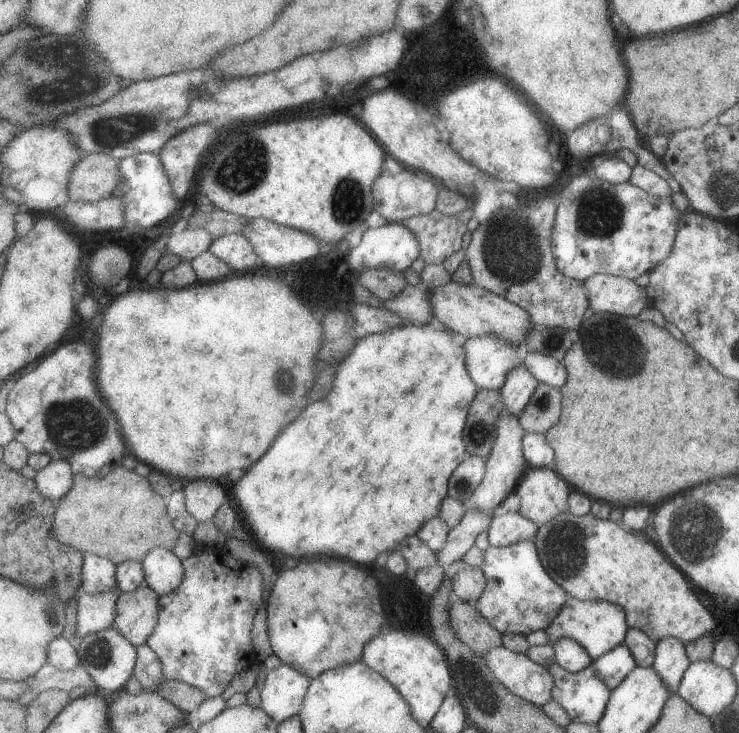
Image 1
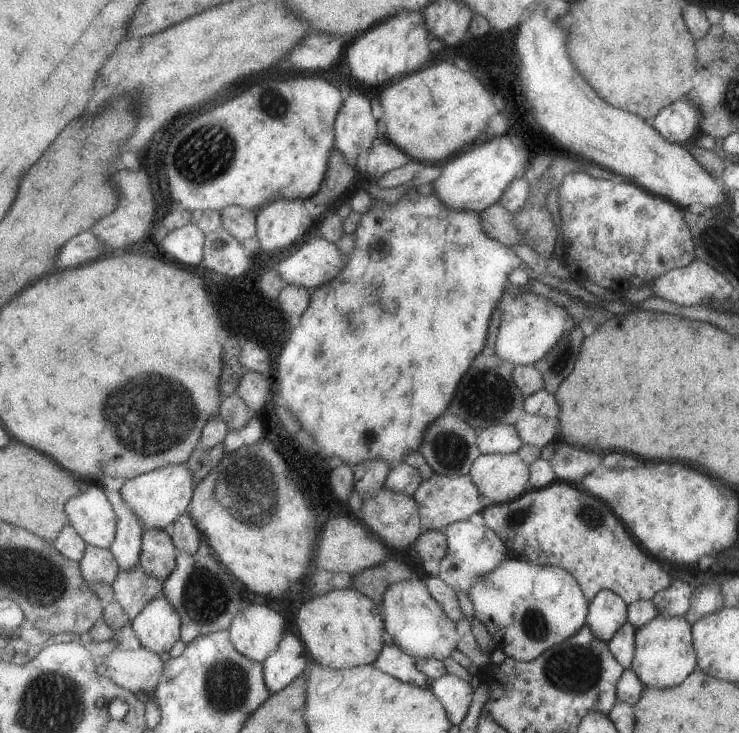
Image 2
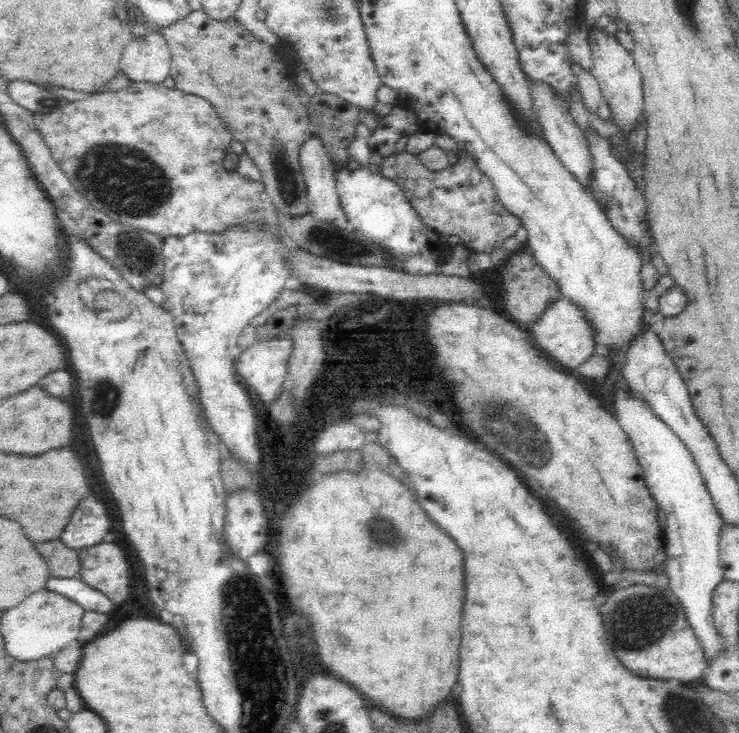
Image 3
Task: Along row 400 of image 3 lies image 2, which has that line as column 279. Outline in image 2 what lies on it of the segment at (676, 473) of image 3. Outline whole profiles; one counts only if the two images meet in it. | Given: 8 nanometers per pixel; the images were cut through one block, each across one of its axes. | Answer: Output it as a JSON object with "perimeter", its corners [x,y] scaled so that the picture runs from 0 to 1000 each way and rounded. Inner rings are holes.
{"perimeter":[[[330,827],[310,862],[317,880],[340,900],[357,905],[378,887],[387,868],[388,846],[364,827]]]}

